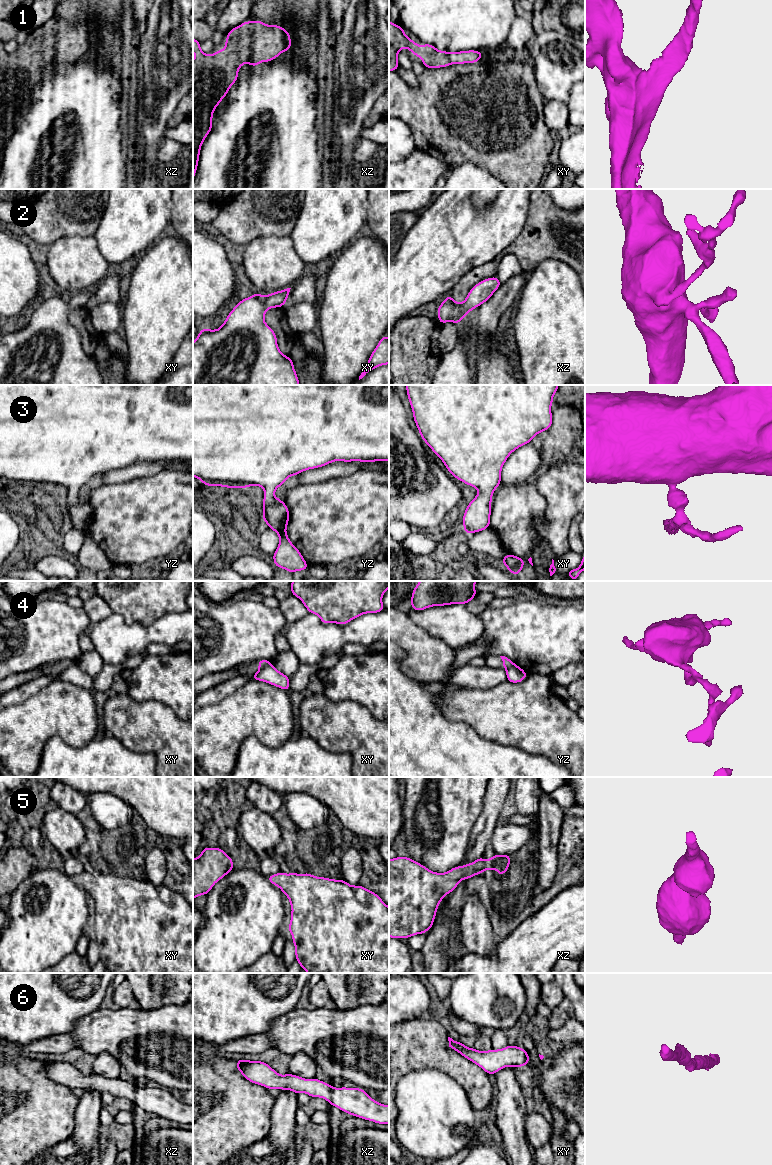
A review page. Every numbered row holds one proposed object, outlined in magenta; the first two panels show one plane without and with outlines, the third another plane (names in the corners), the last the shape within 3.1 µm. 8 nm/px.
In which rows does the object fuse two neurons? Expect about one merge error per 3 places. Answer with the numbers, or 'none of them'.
4

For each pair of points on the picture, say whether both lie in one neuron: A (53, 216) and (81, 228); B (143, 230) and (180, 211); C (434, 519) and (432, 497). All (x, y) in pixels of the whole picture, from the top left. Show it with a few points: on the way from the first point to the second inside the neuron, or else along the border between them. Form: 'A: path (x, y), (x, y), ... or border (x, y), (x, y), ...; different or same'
A: path (60, 216), (69, 216), (74, 221); same
B: border (172, 199), (172, 214), (169, 225); different
C: path (432, 514), (432, 502); same

